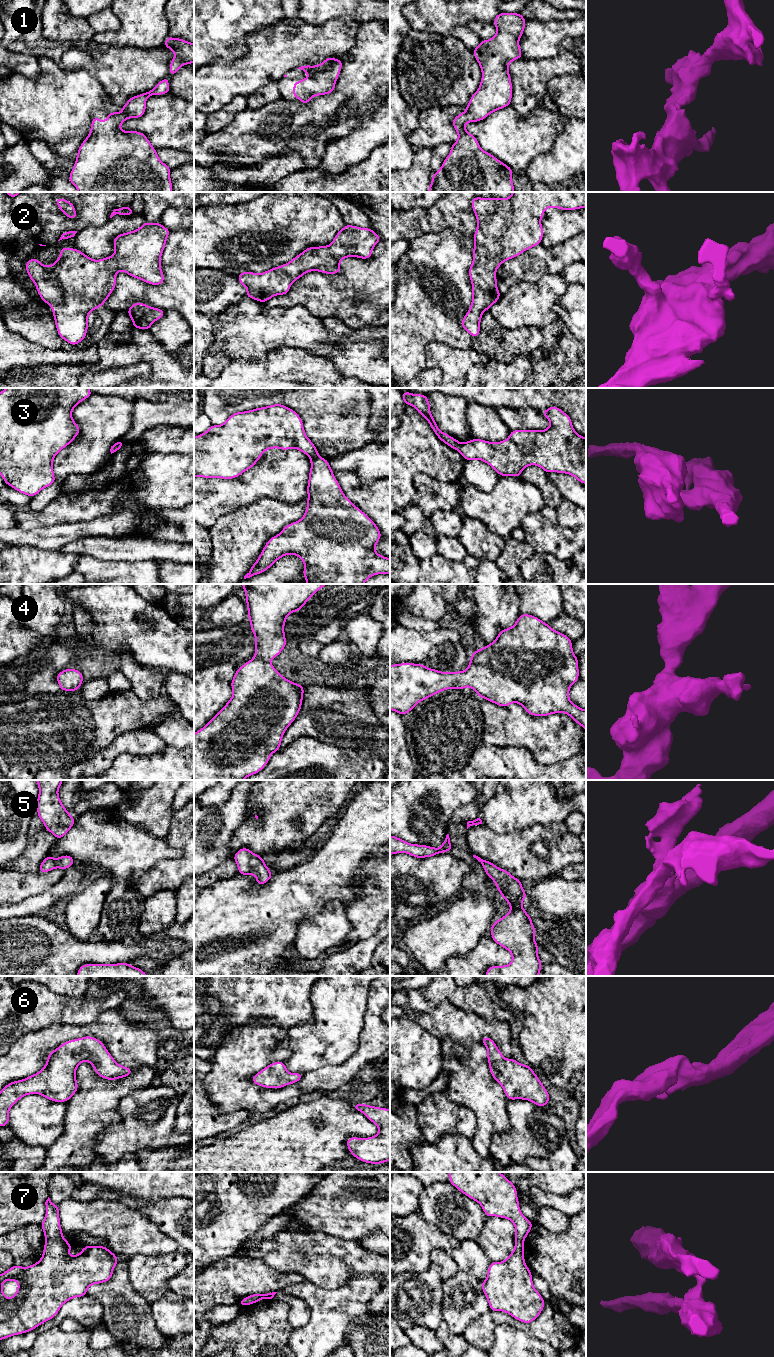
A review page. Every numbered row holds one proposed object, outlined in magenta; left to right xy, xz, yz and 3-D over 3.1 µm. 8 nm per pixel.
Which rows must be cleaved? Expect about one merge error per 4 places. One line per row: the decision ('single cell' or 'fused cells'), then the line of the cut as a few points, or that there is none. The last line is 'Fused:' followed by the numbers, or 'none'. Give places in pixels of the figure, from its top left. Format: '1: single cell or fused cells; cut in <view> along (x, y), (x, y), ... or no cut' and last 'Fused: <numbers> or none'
1: single cell; no cut
2: single cell; no cut
3: fused cells; cut in xz along (317, 455), (310, 458)
4: single cell; no cut
5: single cell; no cut
6: single cell; no cut
7: fused cells; cut in xy along (62, 1236), (46, 1240)
Fused: 3, 7

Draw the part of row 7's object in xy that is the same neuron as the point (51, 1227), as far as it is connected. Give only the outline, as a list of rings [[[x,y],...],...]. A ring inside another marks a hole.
[[[50,1198],[45,1202],[46,1214],[41,1223],[42,1230],[46,1240],[55,1240],[58,1237],[63,1237],[60,1217],[59,1217],[59,1205],[55,1205],[51,1202]]]

